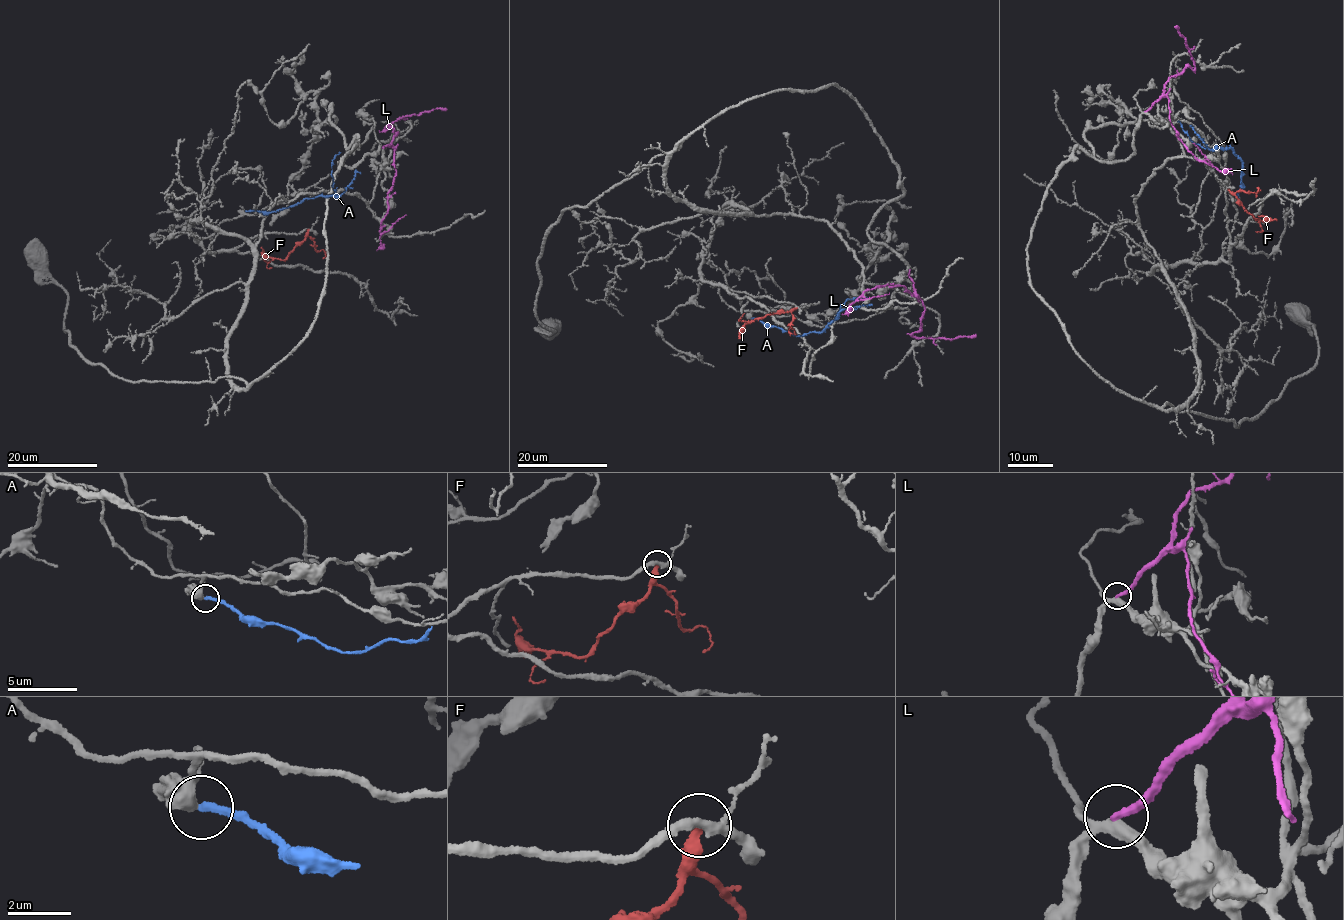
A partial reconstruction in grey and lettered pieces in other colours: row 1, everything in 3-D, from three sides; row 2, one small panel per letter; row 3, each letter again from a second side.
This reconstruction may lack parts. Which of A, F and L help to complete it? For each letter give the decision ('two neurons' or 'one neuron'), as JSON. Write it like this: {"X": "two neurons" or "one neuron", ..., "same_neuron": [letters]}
{"A": "two neurons", "F": "two neurons", "L": "two neurons", "same_neuron": []}

